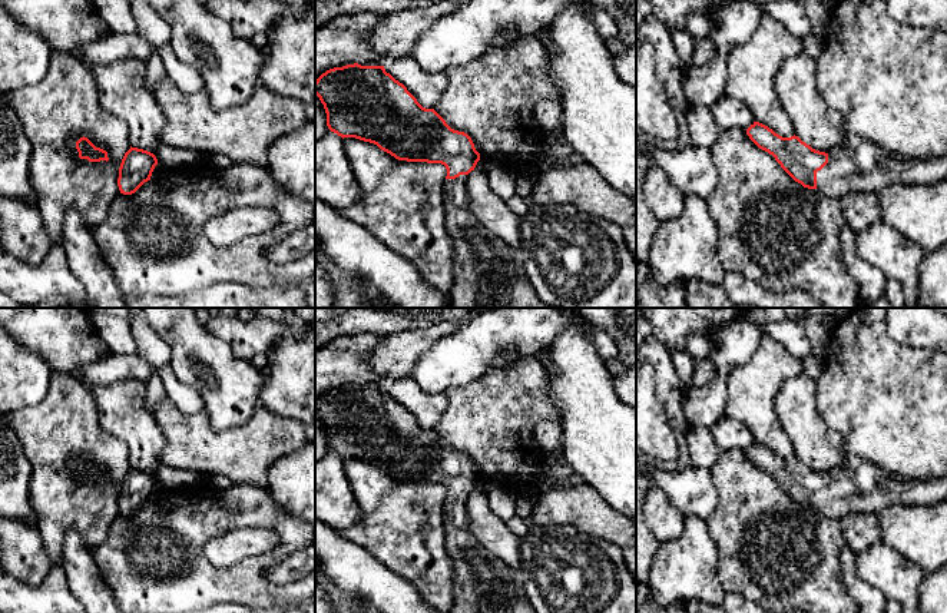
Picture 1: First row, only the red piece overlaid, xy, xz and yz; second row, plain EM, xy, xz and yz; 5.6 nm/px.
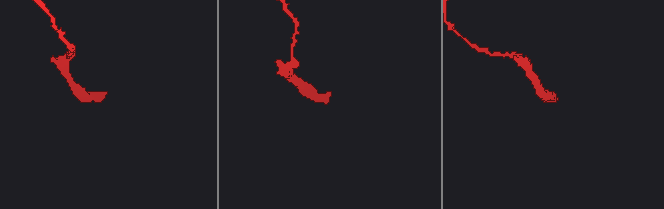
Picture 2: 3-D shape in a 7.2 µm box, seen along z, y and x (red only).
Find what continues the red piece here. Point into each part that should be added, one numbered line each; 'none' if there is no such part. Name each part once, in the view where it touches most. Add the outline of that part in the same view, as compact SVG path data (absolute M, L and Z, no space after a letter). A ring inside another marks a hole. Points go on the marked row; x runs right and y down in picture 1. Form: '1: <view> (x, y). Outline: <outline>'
1: yz (861, 165). Outline: M850 135L847 145L828 152L828 163L817 172L817 190L840 199L854 190L880 193L893 183L931 185L947 179L947 155L928 159L898 159L871 140Z

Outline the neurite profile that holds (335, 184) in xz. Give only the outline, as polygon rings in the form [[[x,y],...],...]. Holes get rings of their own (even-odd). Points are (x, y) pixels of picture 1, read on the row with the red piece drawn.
[[[334,132],[315,140],[315,198],[337,211],[347,209],[362,199],[344,140]]]

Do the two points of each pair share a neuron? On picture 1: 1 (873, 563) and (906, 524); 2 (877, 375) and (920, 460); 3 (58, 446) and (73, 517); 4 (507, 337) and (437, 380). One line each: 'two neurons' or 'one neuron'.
1: two neurons
2: one neuron
3: one neuron
4: one neuron

